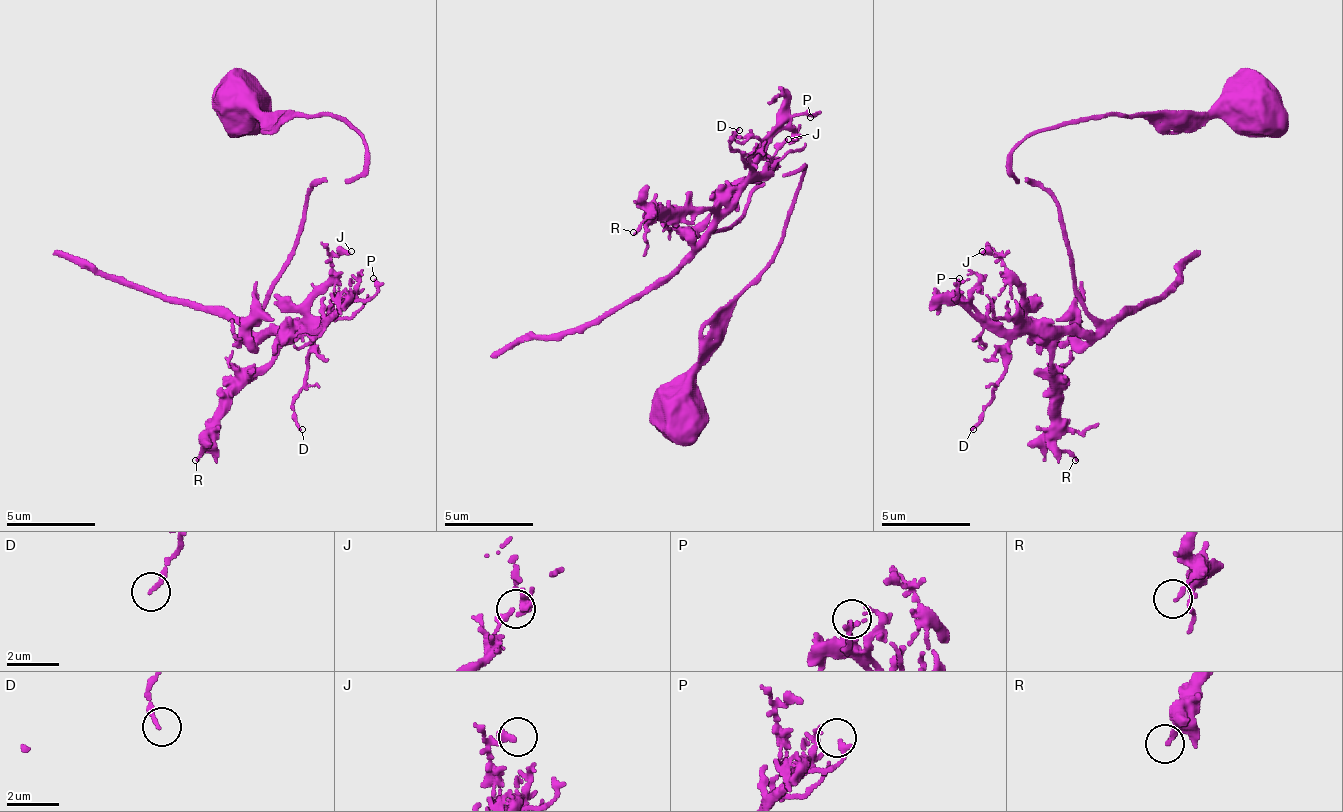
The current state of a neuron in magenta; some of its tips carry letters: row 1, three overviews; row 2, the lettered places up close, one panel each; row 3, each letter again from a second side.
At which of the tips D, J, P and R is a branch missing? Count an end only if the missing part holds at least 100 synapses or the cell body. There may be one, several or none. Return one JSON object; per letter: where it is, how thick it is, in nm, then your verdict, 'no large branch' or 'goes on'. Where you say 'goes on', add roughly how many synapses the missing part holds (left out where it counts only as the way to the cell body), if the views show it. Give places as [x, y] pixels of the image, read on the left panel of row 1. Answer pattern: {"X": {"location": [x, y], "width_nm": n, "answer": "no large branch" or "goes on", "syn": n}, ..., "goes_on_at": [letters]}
{"D": {"location": [302, 429], "width_nm": 140, "answer": "no large branch"}, "J": {"location": [351, 251], "width_nm": 280, "answer": "no large branch"}, "P": {"location": [373, 278], "width_nm": 200, "answer": "no large branch"}, "R": {"location": [195, 460], "width_nm": 150, "answer": "no large branch"}, "goes_on_at": []}

